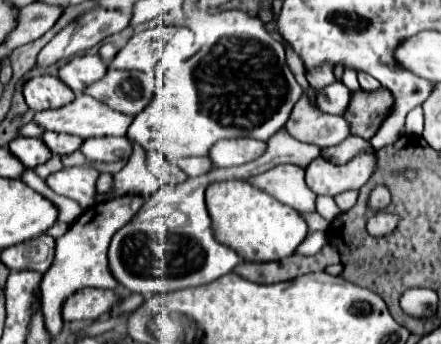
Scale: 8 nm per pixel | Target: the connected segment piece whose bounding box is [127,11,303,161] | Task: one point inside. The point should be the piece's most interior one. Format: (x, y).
(237, 85)

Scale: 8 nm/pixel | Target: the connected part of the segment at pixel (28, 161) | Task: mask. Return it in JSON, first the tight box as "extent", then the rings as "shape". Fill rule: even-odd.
{"extent":[9,137,53,169],"shape":[[[15,137],[15,141],[11,141],[11,145],[9,145],[9,151],[25,167],[31,167],[31,169],[53,157],[53,153],[49,153],[49,149],[45,147],[43,141],[31,139],[31,137]]]}

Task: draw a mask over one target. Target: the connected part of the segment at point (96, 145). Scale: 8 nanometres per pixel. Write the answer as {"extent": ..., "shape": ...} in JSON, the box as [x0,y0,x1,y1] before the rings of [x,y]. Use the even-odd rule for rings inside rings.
{"extent":[79,137,131,163],"shape":[[[89,137],[83,141],[79,151],[89,163],[93,161],[119,161],[131,155],[127,137]]]}

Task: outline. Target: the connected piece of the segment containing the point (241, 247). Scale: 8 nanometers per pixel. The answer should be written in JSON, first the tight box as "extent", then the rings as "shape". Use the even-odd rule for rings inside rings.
{"extent":[205,179,307,263],"shape":[[[239,179],[211,183],[205,191],[205,203],[215,239],[235,249],[235,253],[239,253],[245,261],[267,263],[289,257],[307,235],[307,223],[295,209]]]}

